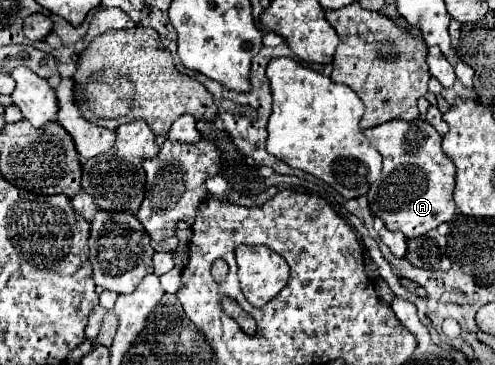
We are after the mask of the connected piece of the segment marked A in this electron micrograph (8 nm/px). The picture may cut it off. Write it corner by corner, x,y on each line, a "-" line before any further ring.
393,119
379,127
365,129
363,135
383,157
381,177
369,187
367,199
371,213
383,219
387,229
401,231
407,239
415,239
451,221
457,209
453,201
455,165
441,151
441,135
425,119

